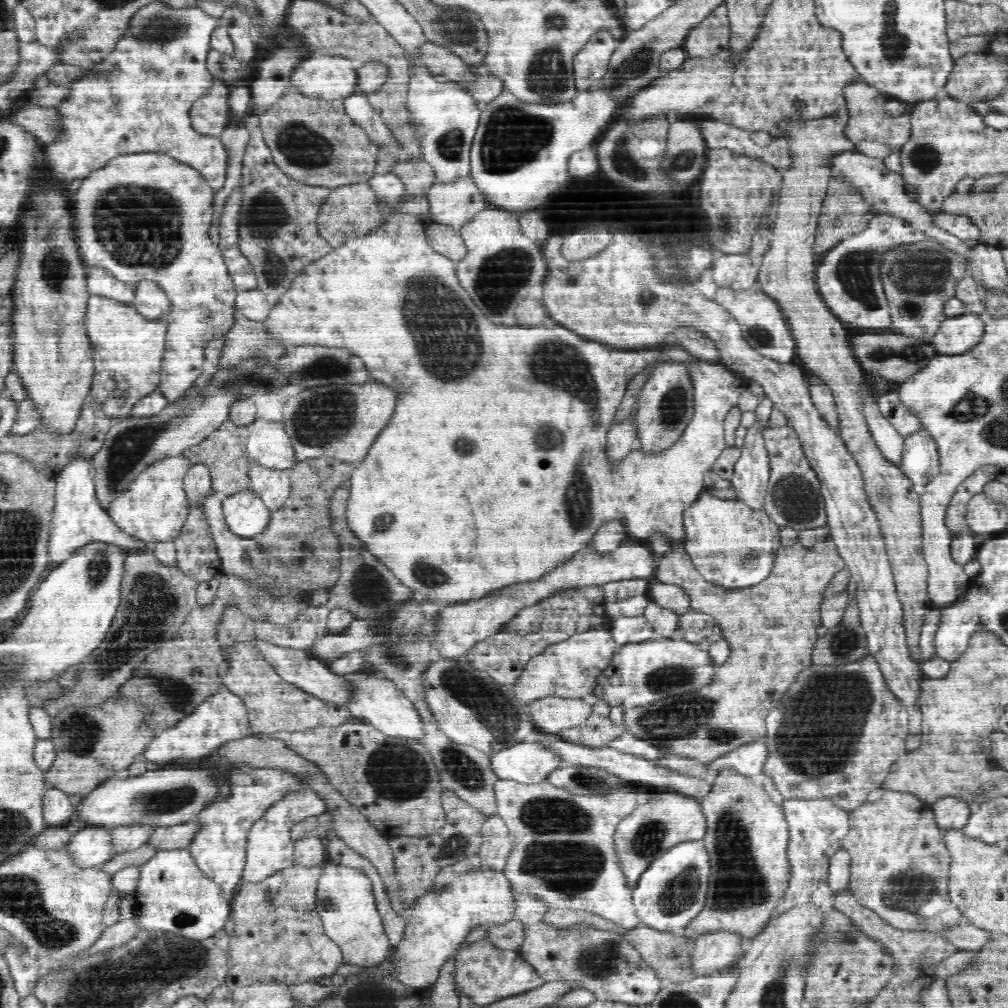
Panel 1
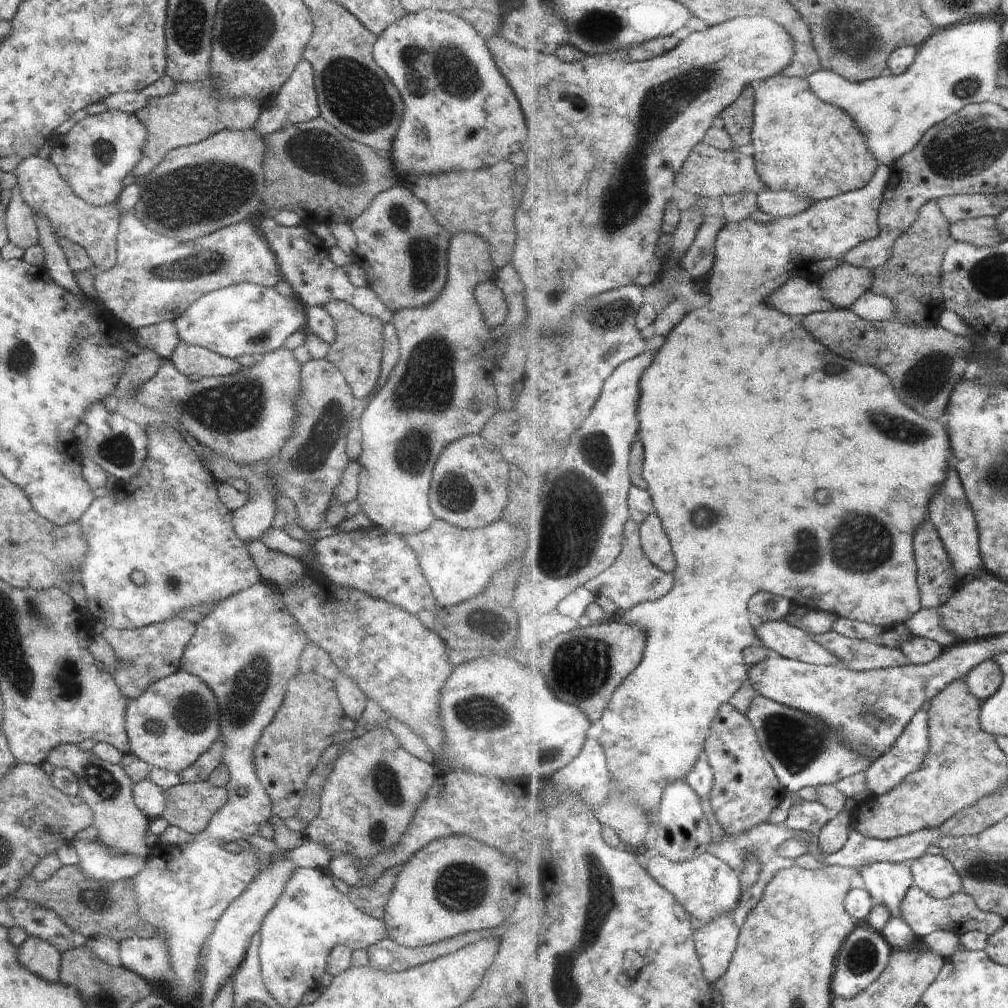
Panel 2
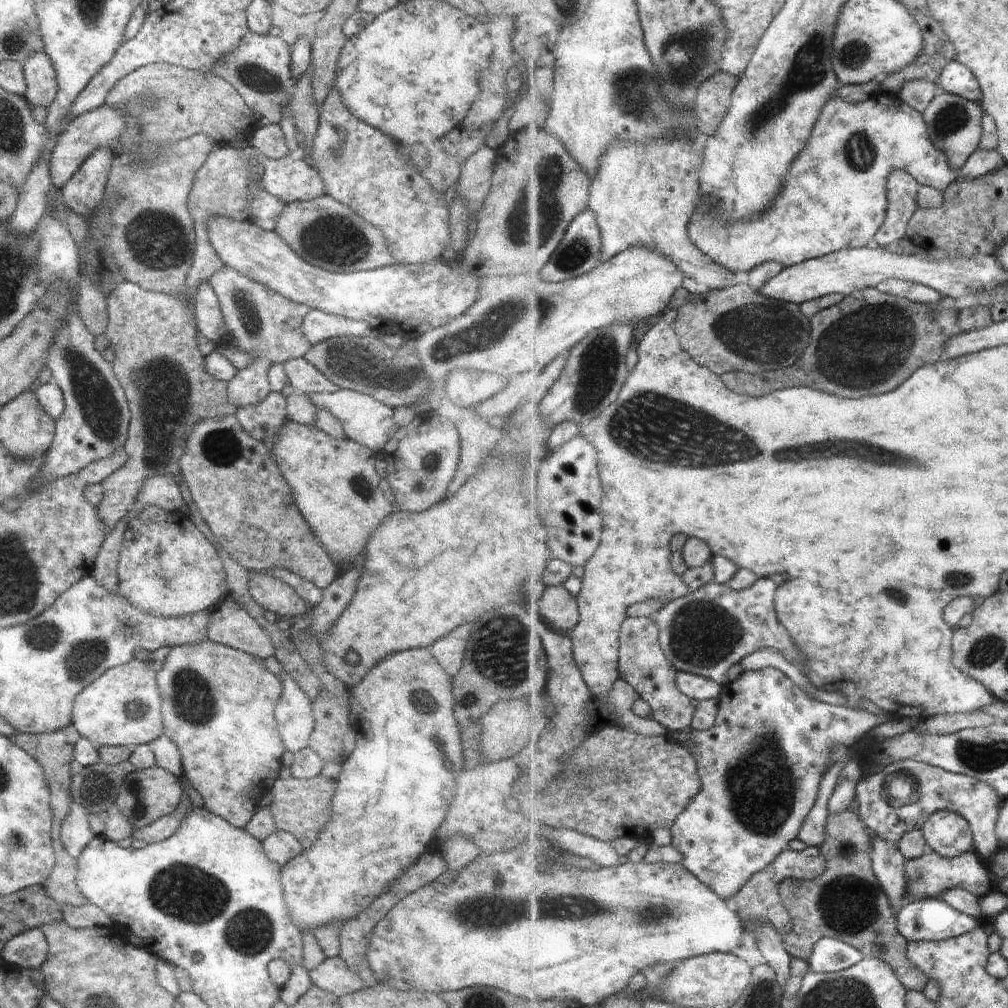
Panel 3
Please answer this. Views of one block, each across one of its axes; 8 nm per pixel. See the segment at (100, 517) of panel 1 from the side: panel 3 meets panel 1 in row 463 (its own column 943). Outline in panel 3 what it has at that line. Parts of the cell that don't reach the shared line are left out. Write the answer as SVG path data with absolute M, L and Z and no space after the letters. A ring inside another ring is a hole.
M958 60L950 62L942 72L938 84L941 91L966 97L974 102L983 102L984 91L981 82L974 71L963 62Z

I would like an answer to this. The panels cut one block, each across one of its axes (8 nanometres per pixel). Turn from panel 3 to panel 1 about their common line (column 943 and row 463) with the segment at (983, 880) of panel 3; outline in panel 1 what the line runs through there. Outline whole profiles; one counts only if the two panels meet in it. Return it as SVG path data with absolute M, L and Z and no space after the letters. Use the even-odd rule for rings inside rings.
M838 112L832 116L820 117L818 120L807 120L806 122L798 122L790 124L783 128L784 134L790 137L790 149L794 155L794 168L783 172L783 183L779 192L778 204L773 208L774 226L773 239L769 249L763 256L760 268L756 268L758 276L756 276L756 284L760 286L760 293L768 296L777 302L783 315L789 323L794 339L797 340L797 353L802 360L804 366L809 368L816 377L820 377L833 392L836 400L838 411L841 416L841 432L847 451L854 456L854 462L858 465L863 480L863 491L865 492L868 504L874 511L875 517L878 519L881 536L884 540L887 557L889 558L895 587L901 607L903 608L902 624L905 632L905 641L909 652L909 658L922 662L920 658L920 634L922 634L922 624L924 624L924 616L934 610L935 604L931 603L927 591L928 565L923 551L923 528L921 525L921 494L914 488L914 483L905 475L900 466L897 466L891 460L886 459L874 442L869 428L865 423L863 412L861 411L862 403L857 393L857 384L864 379L867 373L860 366L860 361L856 359L854 353L852 336L848 334L848 330L844 330L844 324L839 318L834 316L834 311L828 308L826 301L818 300L817 289L817 272L816 264L814 264L815 236L817 220L821 214L821 206L827 194L827 184L829 183L829 172L825 168L825 160L832 153L839 153L845 150L854 150L854 141L846 136L846 126L848 126L849 113Z

